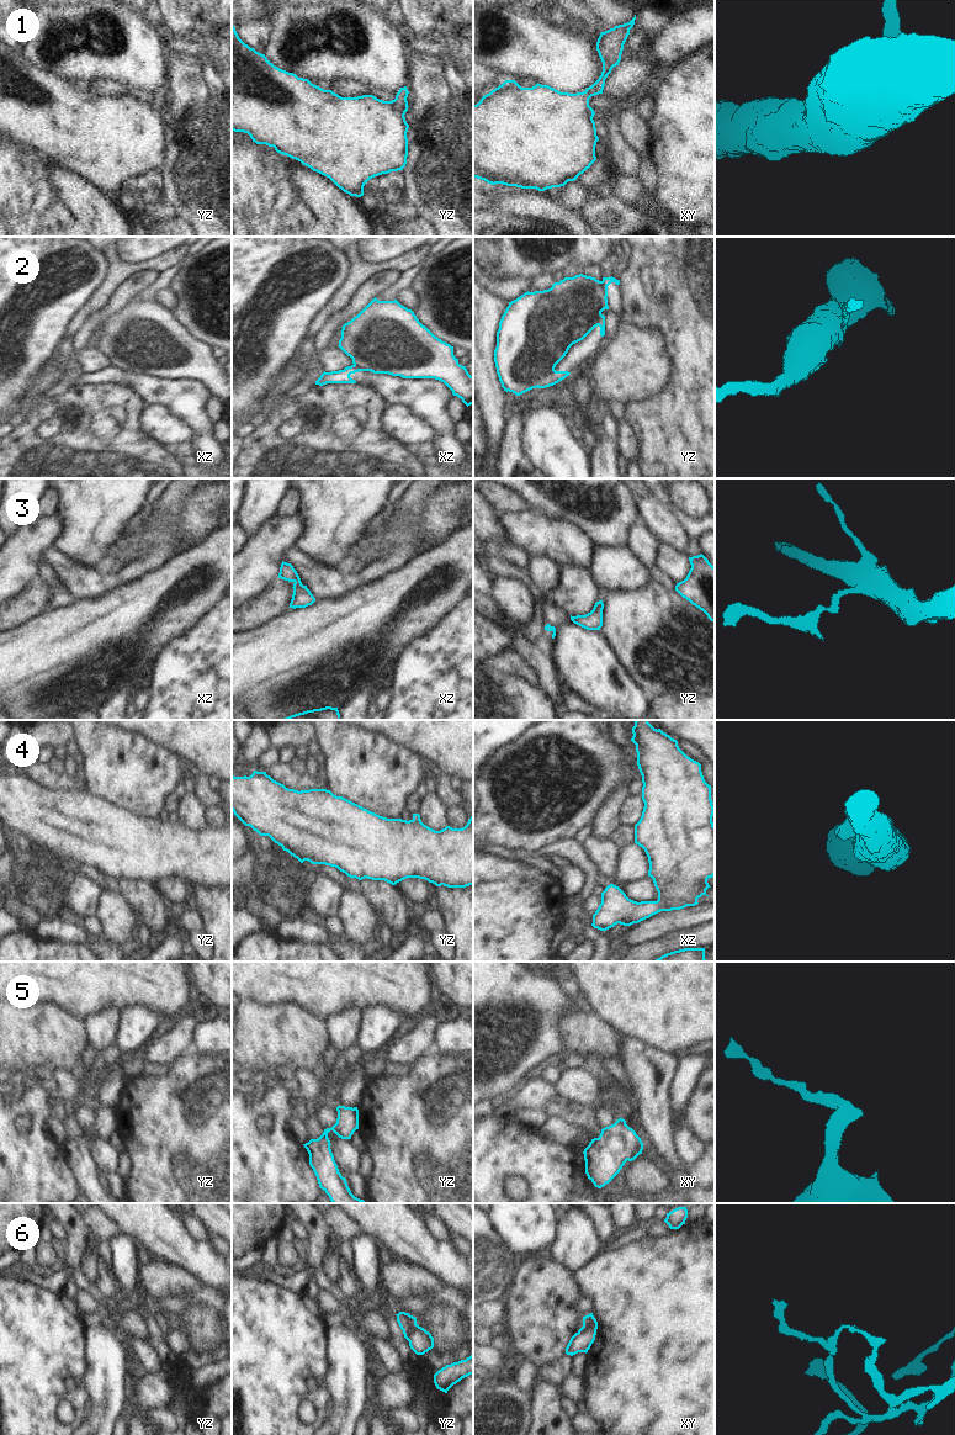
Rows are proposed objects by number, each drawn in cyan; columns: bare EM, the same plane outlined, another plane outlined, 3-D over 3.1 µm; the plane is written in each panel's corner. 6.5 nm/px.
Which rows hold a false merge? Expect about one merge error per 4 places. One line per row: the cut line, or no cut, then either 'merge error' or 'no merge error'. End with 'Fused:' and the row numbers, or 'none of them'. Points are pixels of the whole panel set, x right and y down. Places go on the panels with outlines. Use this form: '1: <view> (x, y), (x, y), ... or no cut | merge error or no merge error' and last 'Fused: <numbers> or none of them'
1: no cut | no merge error
2: yz (600, 281), (606, 296) | merge error
3: no cut | no merge error
4: xz (656, 901), (661, 910) | merge error
5: no cut | no merge error
6: yz (417, 1324), (407, 1339) | merge error
Fused: 2, 4, 6

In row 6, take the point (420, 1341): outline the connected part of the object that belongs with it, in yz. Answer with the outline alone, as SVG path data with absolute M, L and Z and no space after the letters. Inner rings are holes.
M418 1324L409 1335L409 1346L417 1355L424 1355L434 1347L434 1338L429 1331Z

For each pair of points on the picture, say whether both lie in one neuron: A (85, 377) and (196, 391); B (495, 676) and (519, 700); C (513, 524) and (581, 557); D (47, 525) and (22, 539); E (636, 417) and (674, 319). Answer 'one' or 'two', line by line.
A: one
B: one
C: one
D: one
E: one

